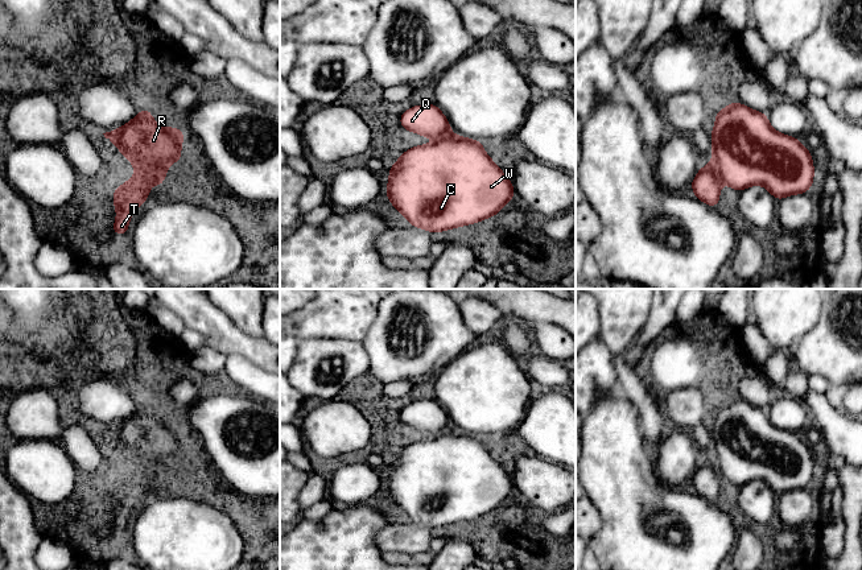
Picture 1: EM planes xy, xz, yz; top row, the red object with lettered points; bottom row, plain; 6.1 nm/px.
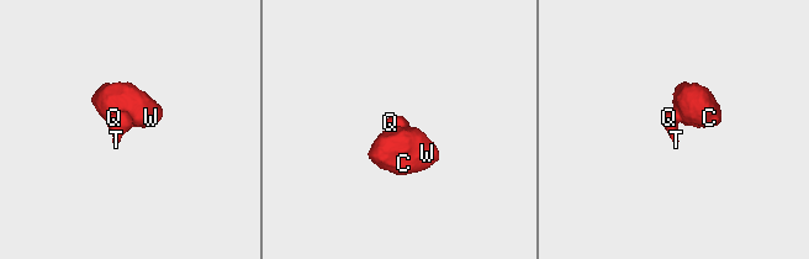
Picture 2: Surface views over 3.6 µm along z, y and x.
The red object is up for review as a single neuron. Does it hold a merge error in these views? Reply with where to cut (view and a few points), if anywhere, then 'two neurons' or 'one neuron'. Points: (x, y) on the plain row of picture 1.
cut xy (135, 466), (147, 471), (153, 478); two neurons

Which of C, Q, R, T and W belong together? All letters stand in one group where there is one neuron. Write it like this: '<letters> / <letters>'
C R W / Q T

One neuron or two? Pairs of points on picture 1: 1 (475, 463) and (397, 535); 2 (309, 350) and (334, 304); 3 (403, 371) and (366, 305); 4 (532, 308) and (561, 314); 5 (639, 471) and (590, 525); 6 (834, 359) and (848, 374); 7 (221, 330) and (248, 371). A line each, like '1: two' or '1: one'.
1: one
2: two
3: two
4: one
5: two
6: one
7: two

